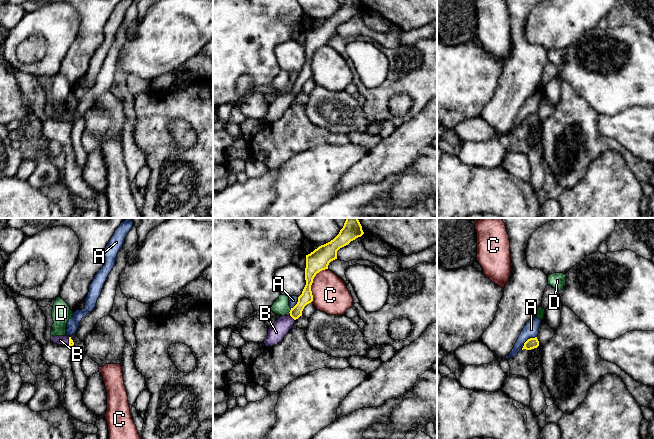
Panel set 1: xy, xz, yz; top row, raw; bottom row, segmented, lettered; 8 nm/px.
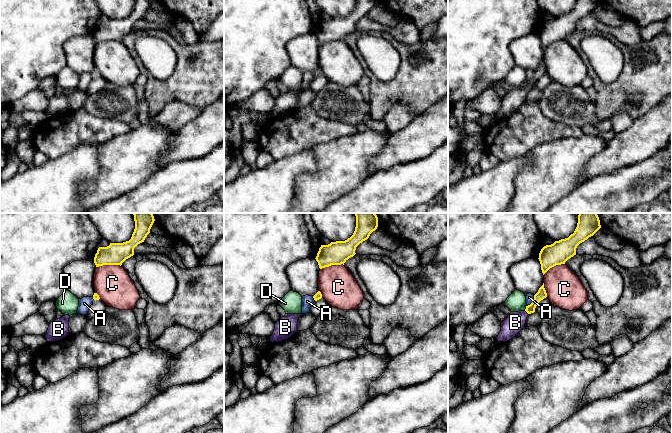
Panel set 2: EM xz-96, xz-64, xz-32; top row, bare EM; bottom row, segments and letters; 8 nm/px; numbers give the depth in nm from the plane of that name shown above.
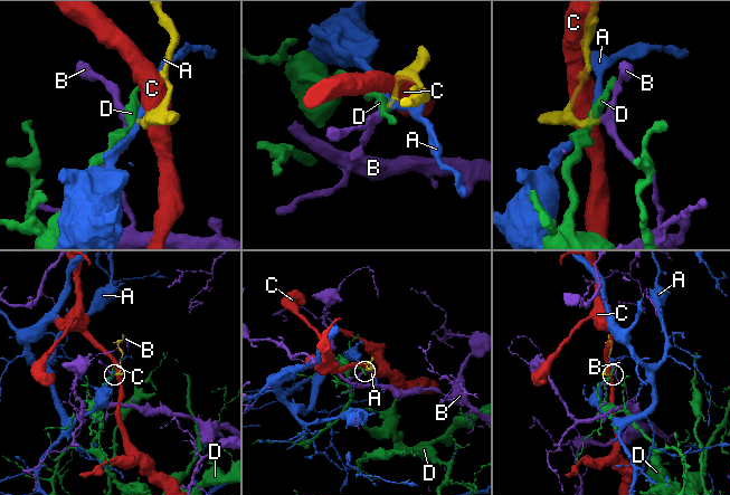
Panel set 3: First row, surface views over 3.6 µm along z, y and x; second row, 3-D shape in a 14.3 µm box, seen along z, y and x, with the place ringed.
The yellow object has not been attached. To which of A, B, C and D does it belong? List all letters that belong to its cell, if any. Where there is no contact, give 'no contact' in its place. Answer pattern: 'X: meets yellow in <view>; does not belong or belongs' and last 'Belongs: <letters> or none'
A: meets yellow in yz; does not belong
B: meets yellow in xz; belongs
C: meets yellow in xz; does not belong
D: meets yellow in xz; does not belong
Belongs: B

